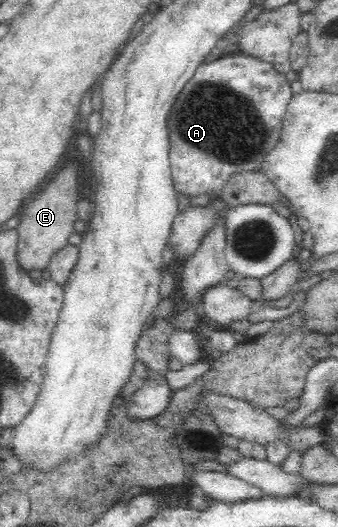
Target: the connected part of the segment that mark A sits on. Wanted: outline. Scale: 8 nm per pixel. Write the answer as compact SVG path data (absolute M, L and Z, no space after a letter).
M240 53L237 55L222 56L214 62L200 65L200 68L196 69L195 75L182 89L180 96L176 98L176 103L172 105L170 115L168 115L168 121L166 121L168 138L170 138L169 161L172 170L172 180L174 180L174 189L177 195L181 194L190 197L199 196L206 192L208 192L208 194L220 195L226 180L233 173L260 169L266 155L279 143L282 121L292 98L291 83L286 80L286 75L278 73L278 71L274 69L274 65L255 59L254 57Z

